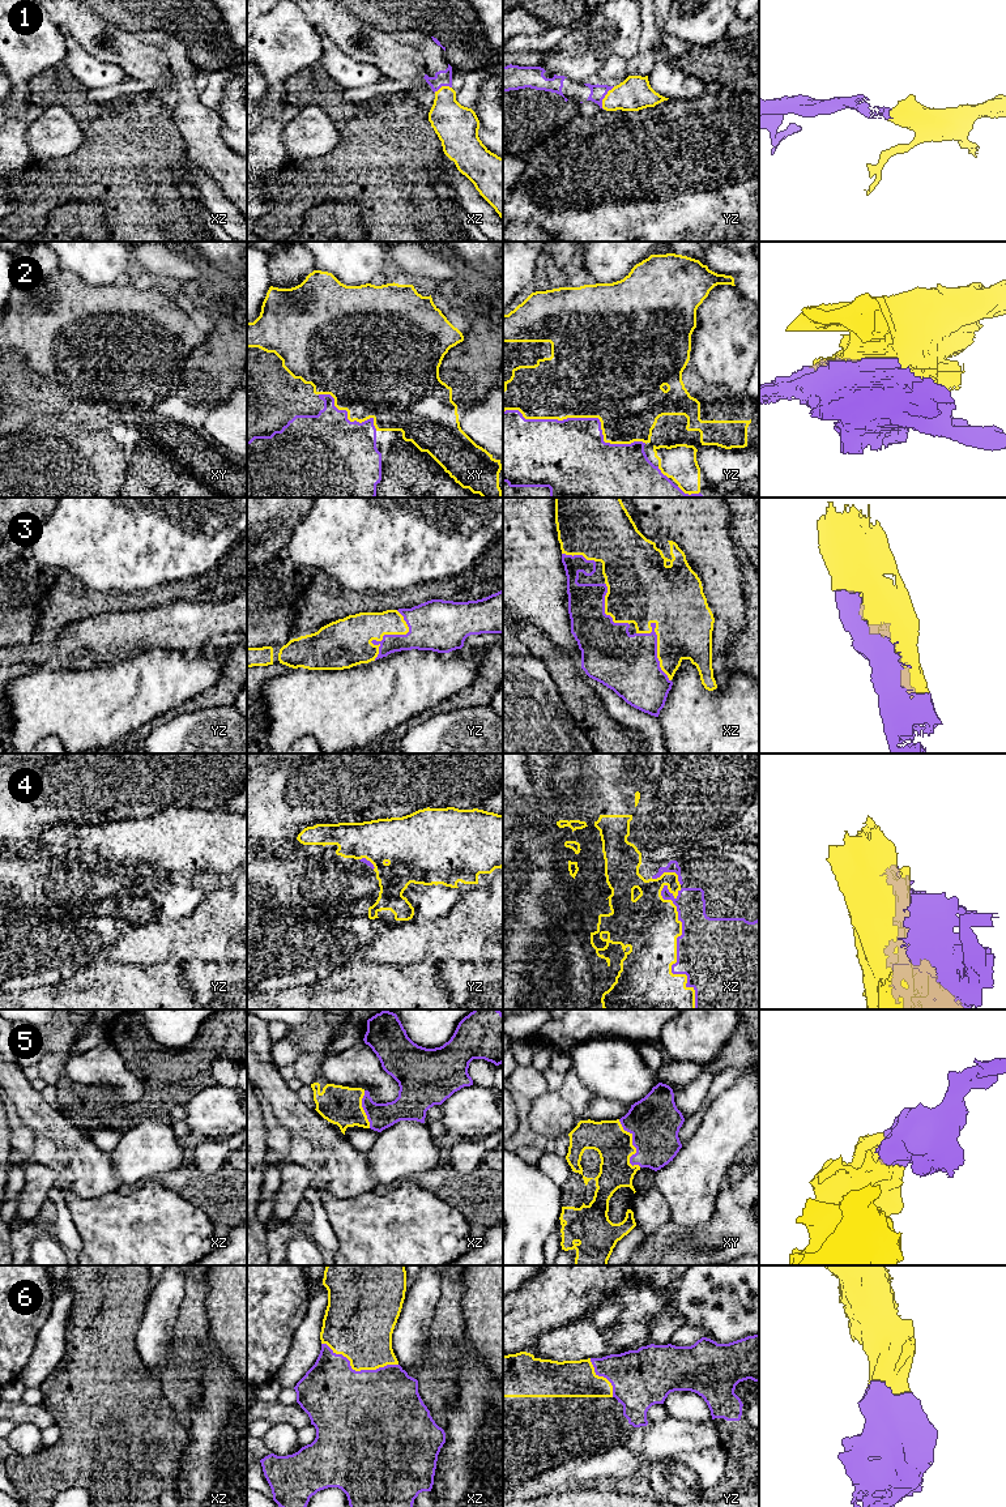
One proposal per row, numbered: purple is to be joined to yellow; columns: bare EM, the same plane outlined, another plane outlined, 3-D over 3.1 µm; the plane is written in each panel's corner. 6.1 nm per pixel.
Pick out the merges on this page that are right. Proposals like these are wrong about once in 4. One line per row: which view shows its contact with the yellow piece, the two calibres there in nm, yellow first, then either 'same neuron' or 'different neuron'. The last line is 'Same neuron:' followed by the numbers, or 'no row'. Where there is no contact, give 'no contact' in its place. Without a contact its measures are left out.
1: contact in yz; calibres 200 and 100 nm; same neuron
2: contact in yz; calibres 500 and 440 nm; different neuron
3: contact in yz; calibres 240 and 300 nm; same neuron
4: contact in xz; calibres 360 and 440 nm; same neuron
5: contact in xy; calibres 220 and 320 nm; same neuron
6: contact in xz; calibres 380 and 500 nm; same neuron
Same neuron: 1, 3, 4, 5, 6

